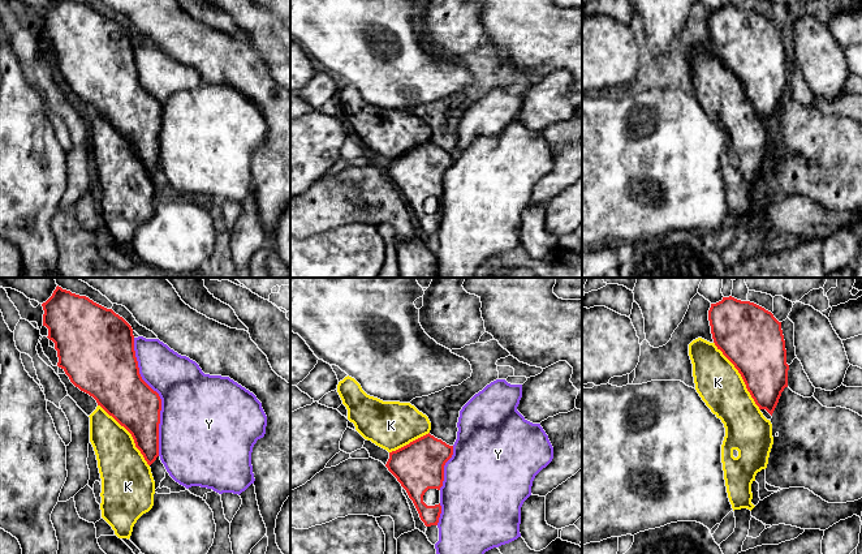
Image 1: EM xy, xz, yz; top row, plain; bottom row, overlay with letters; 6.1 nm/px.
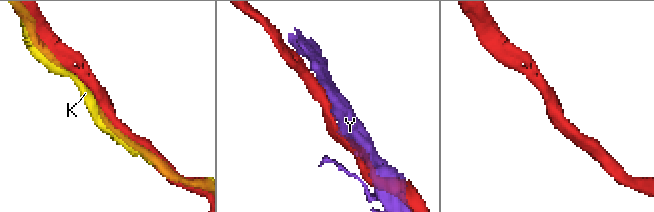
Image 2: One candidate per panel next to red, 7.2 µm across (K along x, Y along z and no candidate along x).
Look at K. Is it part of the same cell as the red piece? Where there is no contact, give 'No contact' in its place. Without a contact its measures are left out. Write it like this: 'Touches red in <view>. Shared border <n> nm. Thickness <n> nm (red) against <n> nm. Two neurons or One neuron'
Touches red in yz. Shared border 500 nm. Thickness 380 nm (red) against 280 nm. One neuron

